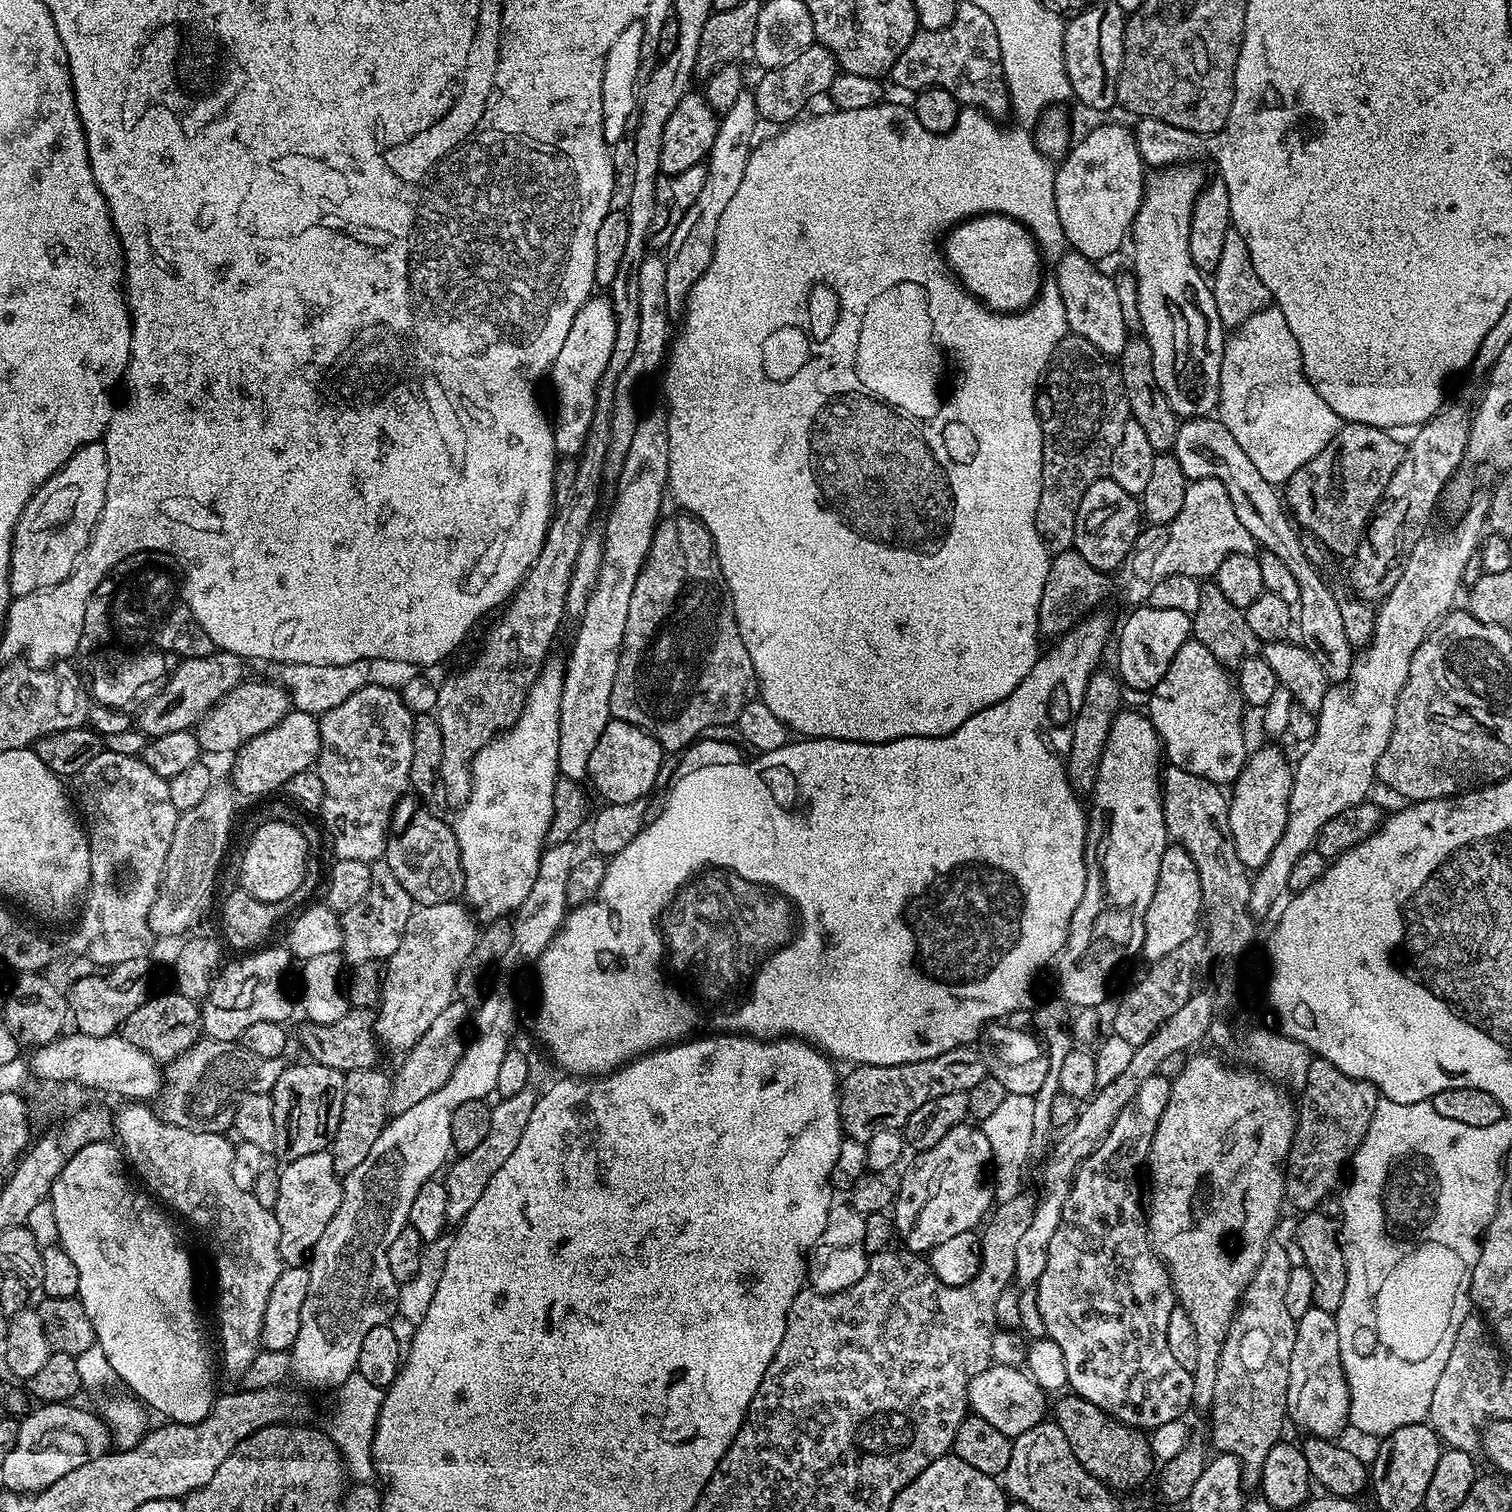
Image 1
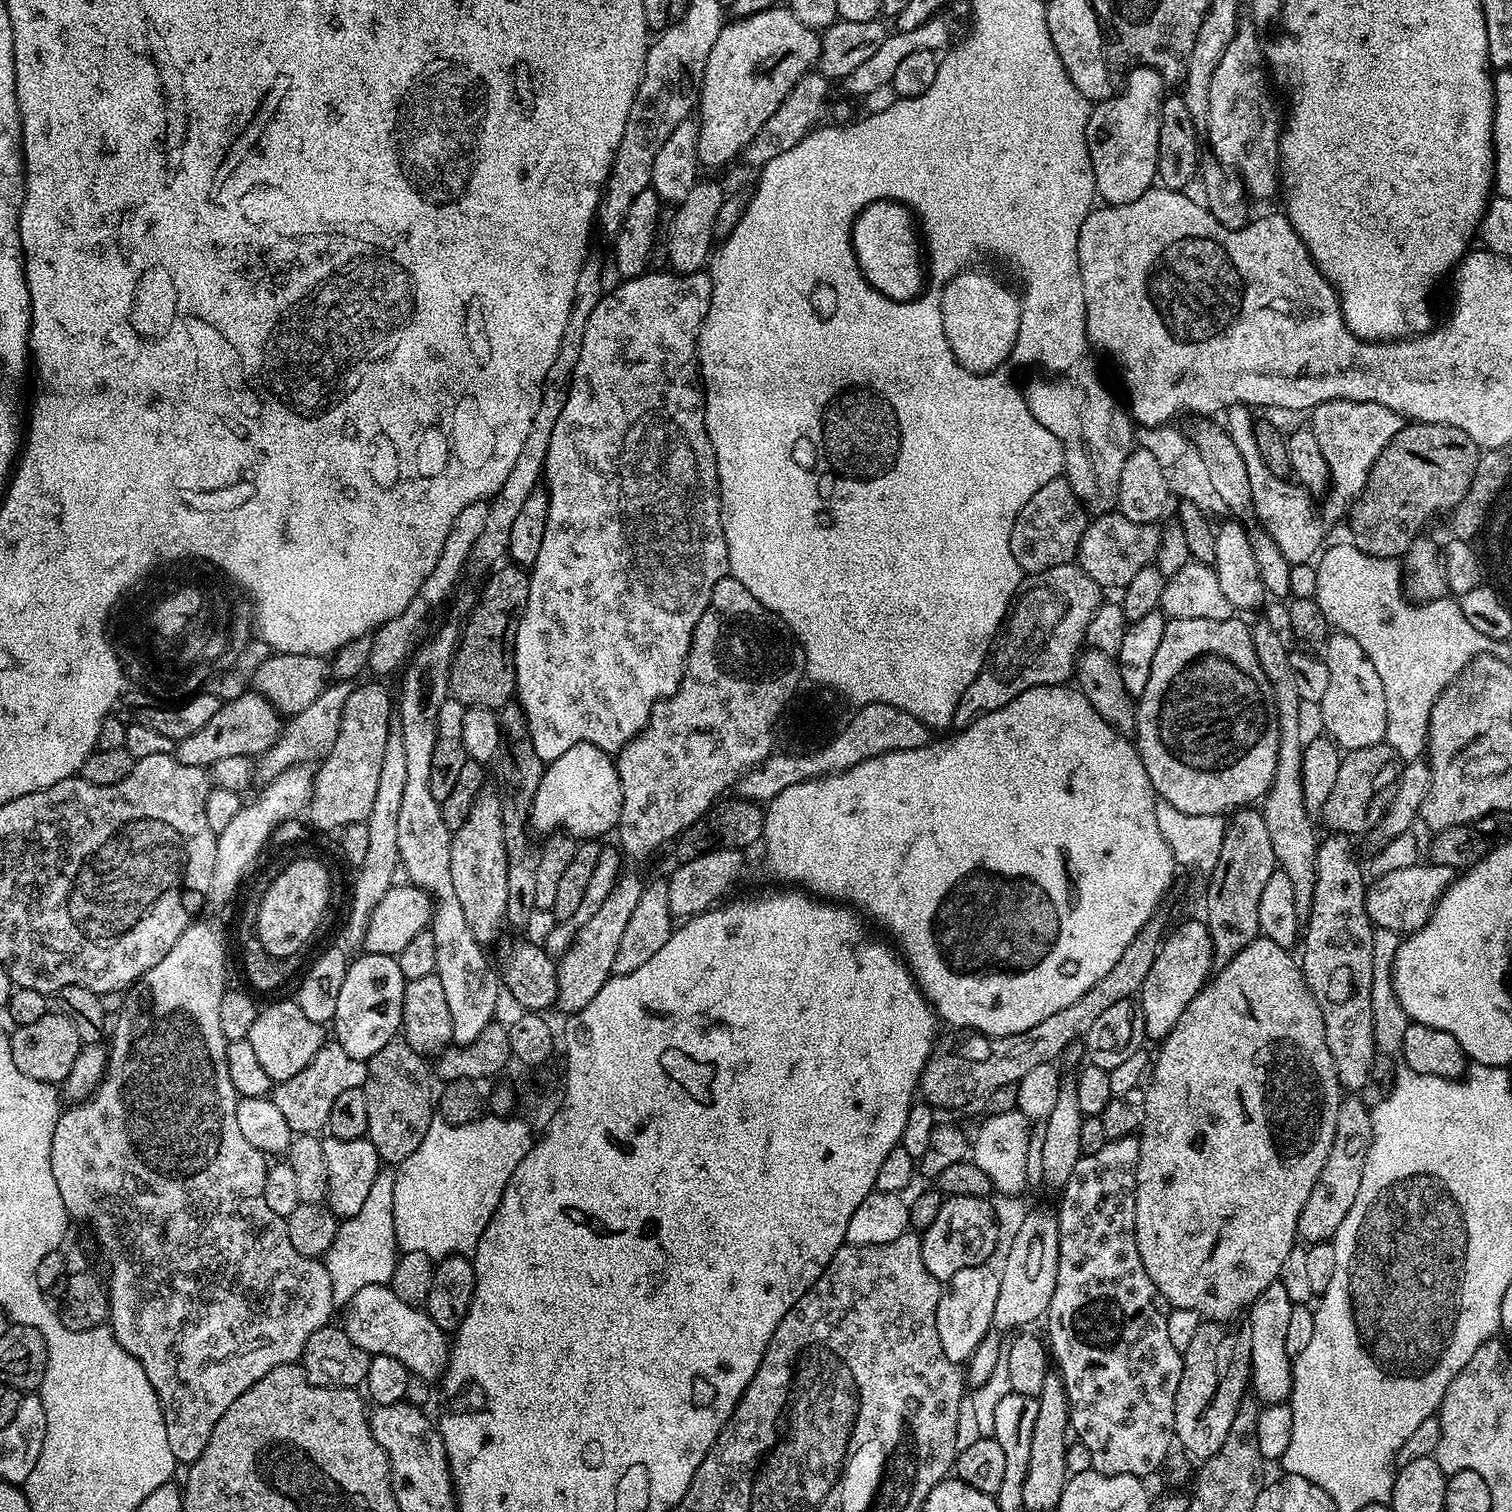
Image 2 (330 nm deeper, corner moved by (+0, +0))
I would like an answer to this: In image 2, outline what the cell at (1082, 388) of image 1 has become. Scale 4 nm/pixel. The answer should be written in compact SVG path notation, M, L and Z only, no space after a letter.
M1067 479L1051 480L1022 506L1010 534L1010 550L1021 573L1048 572L1059 564L1071 564L1076 559L1082 534L1088 528L1089 513L1074 494Z

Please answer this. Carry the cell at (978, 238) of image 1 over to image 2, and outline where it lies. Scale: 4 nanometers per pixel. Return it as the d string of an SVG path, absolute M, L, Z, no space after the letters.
M876 200L866 205L855 220L851 221L852 249L856 255L858 266L868 280L868 285L877 288L883 296L891 300L914 300L921 295L920 283L926 280L926 272L920 269L920 244L916 241L916 228L912 225L912 216L901 201Z

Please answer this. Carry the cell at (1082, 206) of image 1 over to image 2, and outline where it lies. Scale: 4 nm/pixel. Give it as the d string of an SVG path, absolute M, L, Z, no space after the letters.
M1133 68L1127 73L1128 81L1124 84L1124 89L1117 91L1109 100L1099 101L1088 113L1088 125L1086 126L1086 142L1090 150L1090 162L1094 166L1094 178L1096 179L1096 191L1099 199L1105 205L1125 204L1134 202L1134 198L1142 198L1149 188L1157 183L1156 163L1158 162L1158 130L1160 129L1160 103L1164 101L1166 95L1166 85L1164 79L1154 71L1153 68Z

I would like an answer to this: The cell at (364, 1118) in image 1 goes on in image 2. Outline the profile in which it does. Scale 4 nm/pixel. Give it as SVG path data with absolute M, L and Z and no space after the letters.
M402 1038L386 1042L366 1063L368 1073L363 1086L368 1123L366 1138L378 1150L385 1165L398 1166L418 1150L422 1138L426 1138L426 1130L434 1122L434 1076L429 1061L410 1050Z

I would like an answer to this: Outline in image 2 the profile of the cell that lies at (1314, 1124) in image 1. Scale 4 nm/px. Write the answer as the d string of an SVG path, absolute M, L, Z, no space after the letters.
M1328 834L1320 840L1314 898L1302 932L1304 957L1301 955L1298 963L1318 1010L1322 1010L1326 1046L1330 1046L1340 1087L1356 1094L1372 1076L1378 1041L1376 1023L1372 1021L1374 925L1364 906L1366 879L1360 873L1359 862L1352 857L1348 840L1344 834Z

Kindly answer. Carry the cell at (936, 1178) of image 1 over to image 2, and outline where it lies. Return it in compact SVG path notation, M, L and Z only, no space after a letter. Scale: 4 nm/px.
M969 1196L947 1197L937 1218L922 1232L922 1262L926 1262L926 1270L930 1270L936 1280L946 1282L954 1278L958 1270L966 1270L966 1266L986 1264L994 1251L997 1236L995 1210L987 1199L979 1200Z

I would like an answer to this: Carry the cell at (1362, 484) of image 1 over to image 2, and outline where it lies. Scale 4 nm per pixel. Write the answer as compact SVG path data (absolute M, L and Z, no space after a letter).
M1405 423L1380 452L1363 492L1352 501L1346 516L1352 527L1351 539L1376 558L1403 557L1435 512L1447 513L1462 502L1481 455L1482 448L1466 430L1445 424Z

